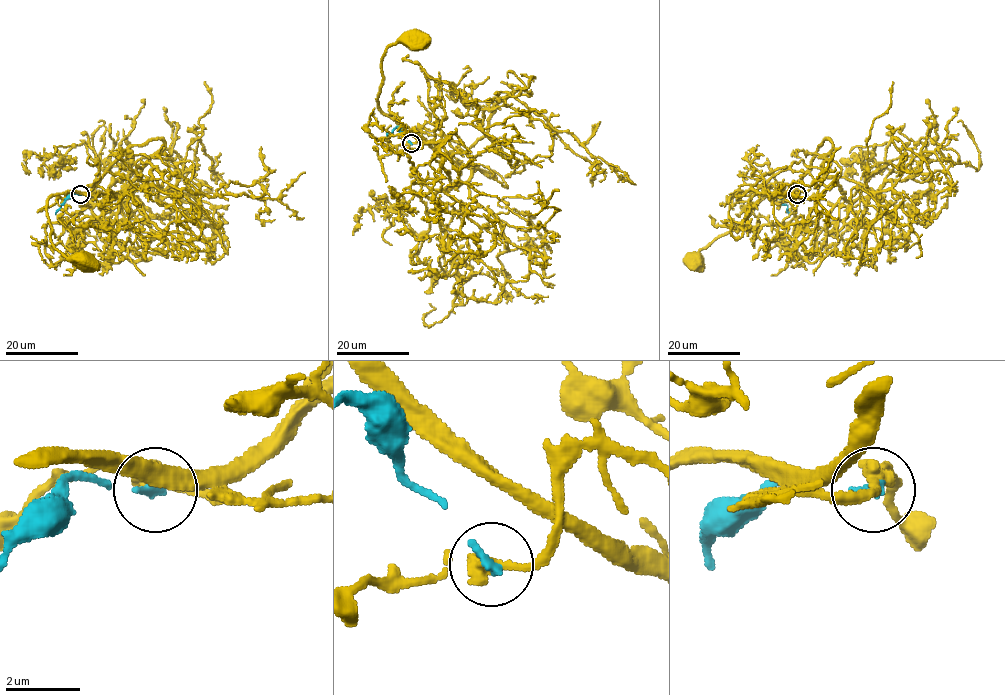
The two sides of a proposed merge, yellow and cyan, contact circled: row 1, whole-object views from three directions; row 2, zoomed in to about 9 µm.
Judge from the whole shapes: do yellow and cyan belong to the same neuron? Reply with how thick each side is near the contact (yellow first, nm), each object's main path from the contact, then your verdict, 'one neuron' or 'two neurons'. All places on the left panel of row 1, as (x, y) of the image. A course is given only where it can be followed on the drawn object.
360 nm thick on the yellow side, 240 nm on the other; yellow runs (80, 194), (65, 191), (53, 194), (47, 203), (47, 218), (52, 245), (67, 257), (83, 261); cyan runs (80, 194), (72, 193), (55, 214); two neurons

